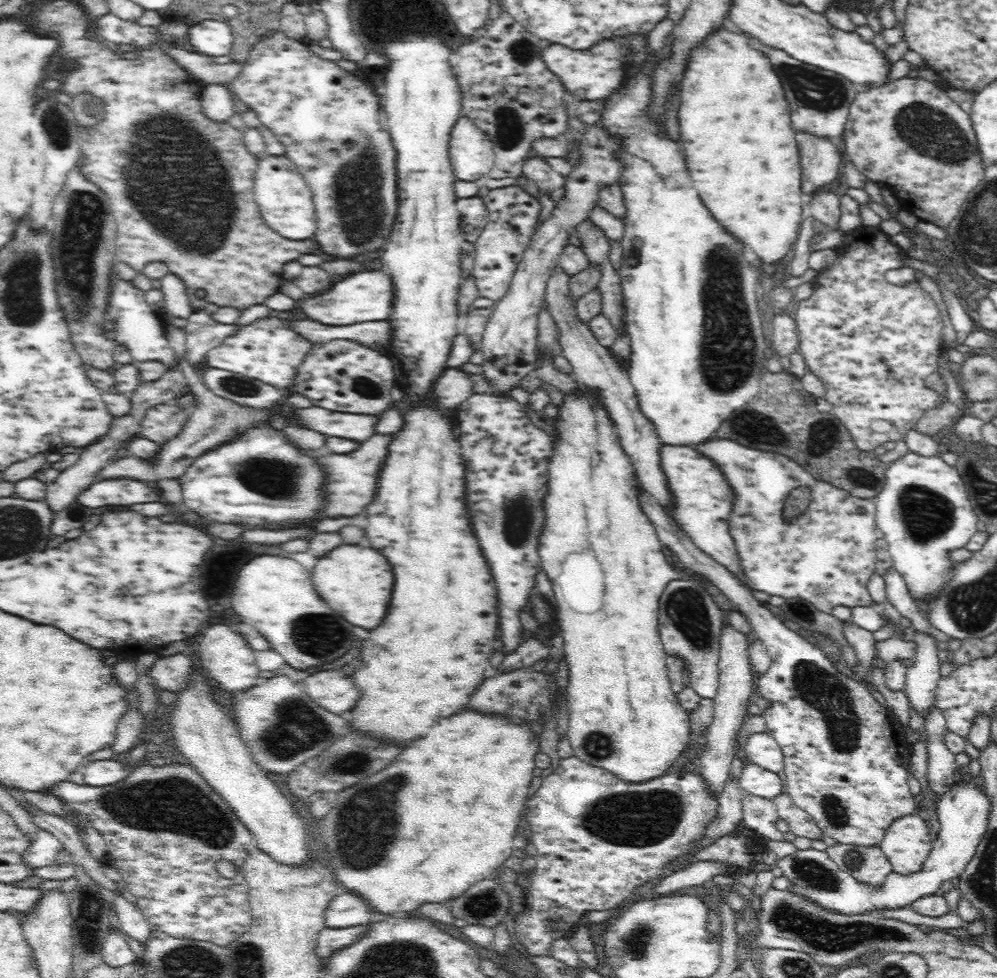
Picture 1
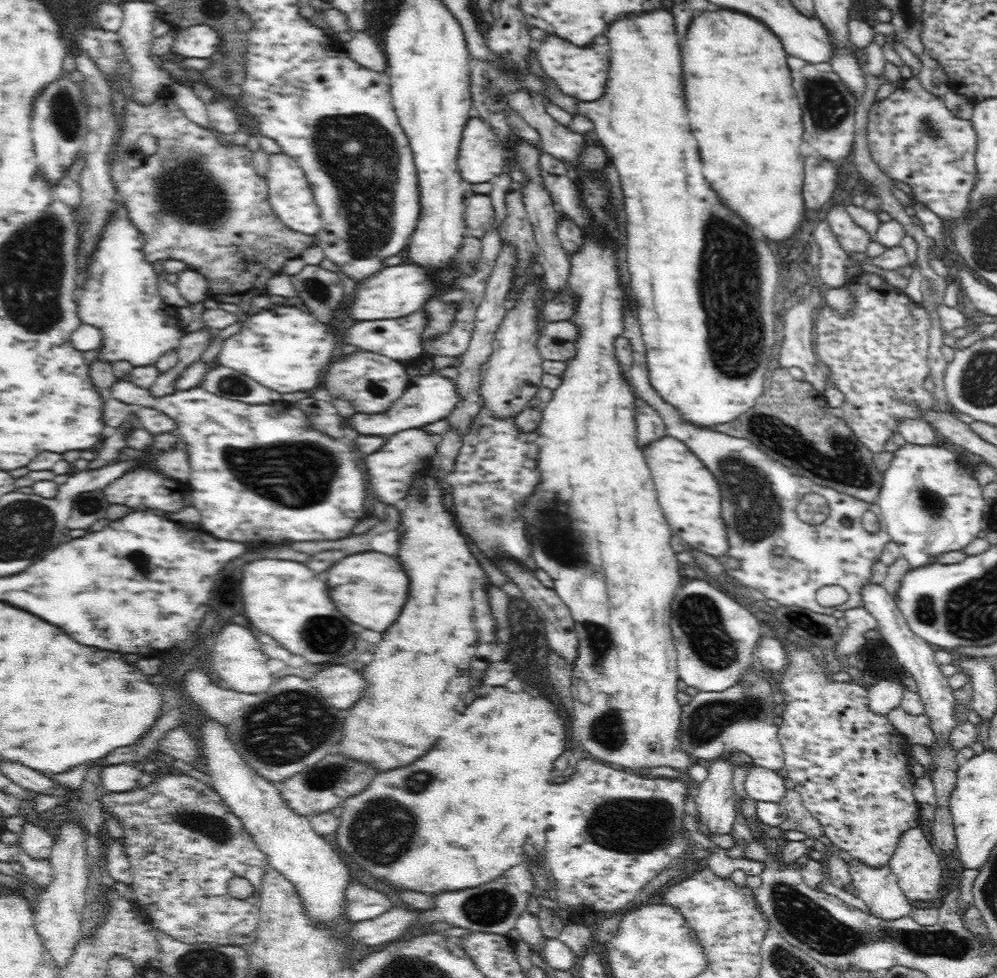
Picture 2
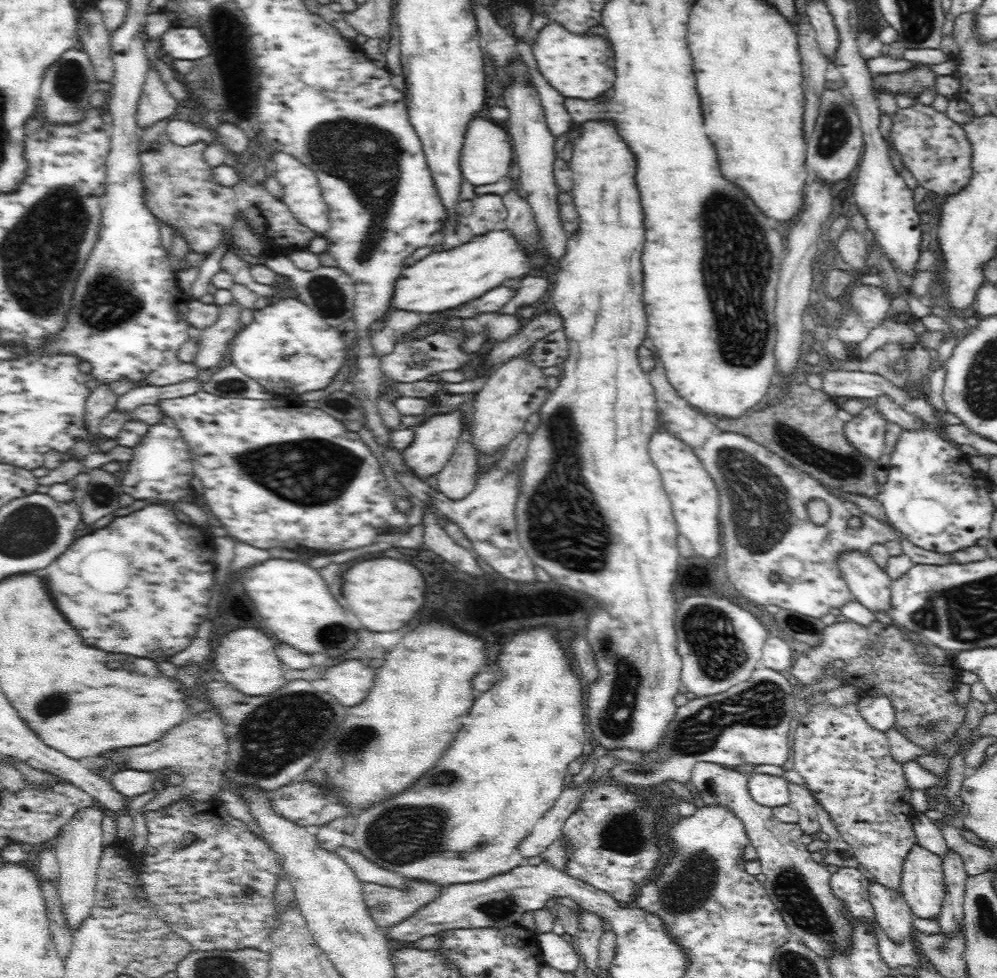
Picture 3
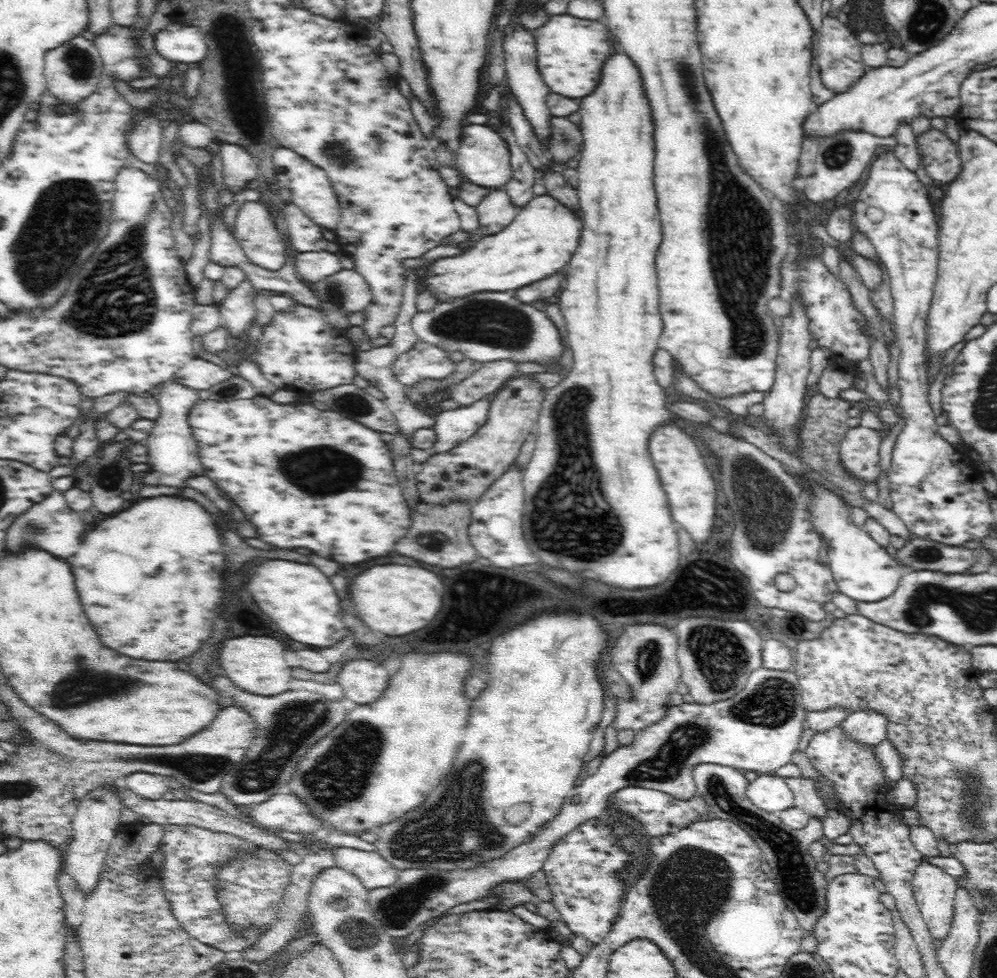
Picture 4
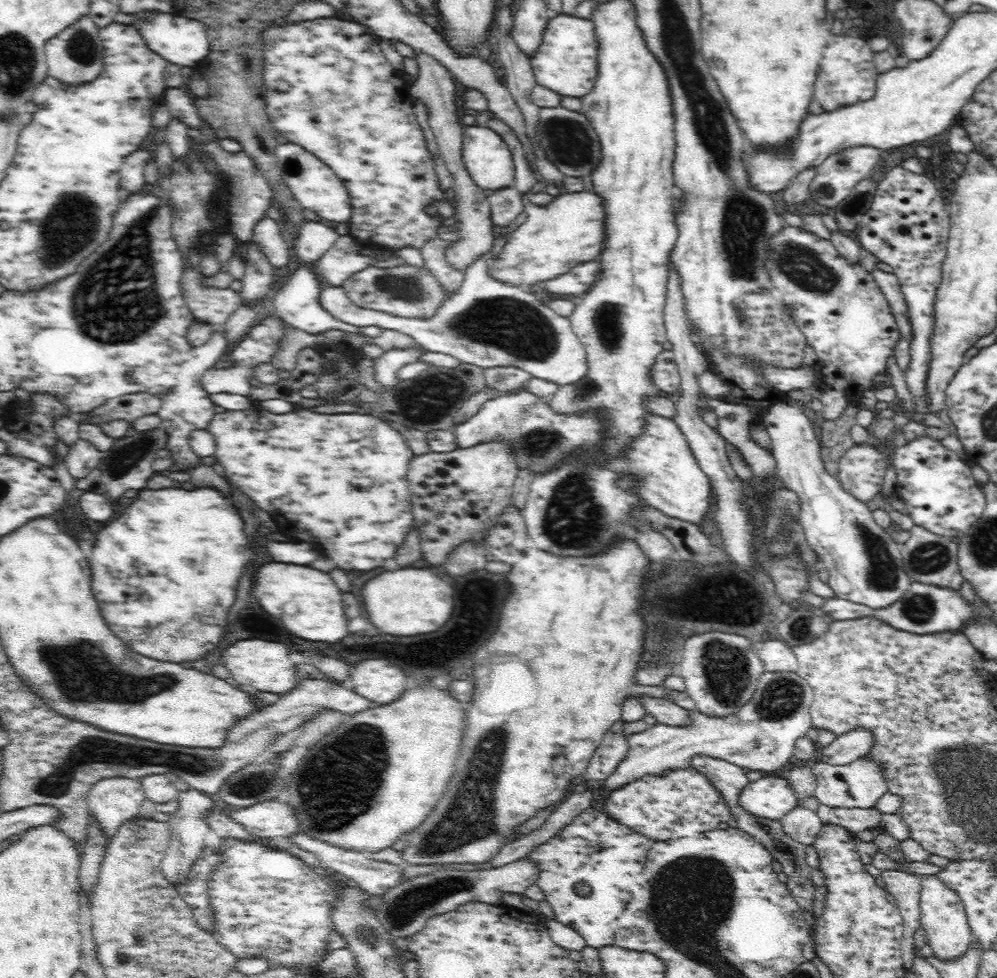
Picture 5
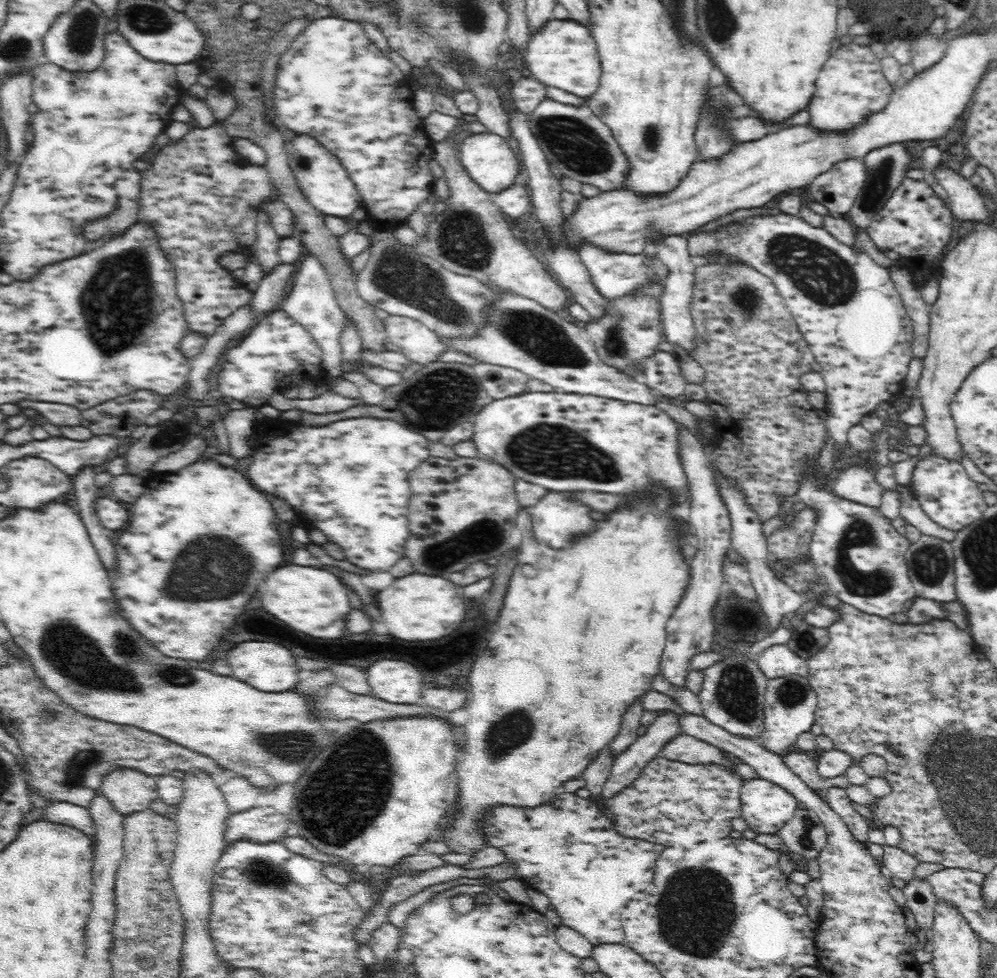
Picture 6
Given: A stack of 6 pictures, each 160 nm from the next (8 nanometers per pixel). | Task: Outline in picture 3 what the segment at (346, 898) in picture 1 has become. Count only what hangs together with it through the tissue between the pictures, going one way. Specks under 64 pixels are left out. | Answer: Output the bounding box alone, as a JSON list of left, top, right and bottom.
[362,878,446,930]

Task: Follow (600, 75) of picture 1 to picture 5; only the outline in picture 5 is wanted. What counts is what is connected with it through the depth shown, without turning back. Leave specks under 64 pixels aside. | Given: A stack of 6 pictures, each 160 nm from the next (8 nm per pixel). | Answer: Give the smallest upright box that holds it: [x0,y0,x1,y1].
[530,13,598,98]

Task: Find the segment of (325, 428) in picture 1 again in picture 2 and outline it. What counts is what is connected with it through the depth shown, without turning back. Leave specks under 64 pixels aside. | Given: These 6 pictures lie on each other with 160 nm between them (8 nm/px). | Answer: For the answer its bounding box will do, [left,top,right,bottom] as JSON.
[352,372,458,436]

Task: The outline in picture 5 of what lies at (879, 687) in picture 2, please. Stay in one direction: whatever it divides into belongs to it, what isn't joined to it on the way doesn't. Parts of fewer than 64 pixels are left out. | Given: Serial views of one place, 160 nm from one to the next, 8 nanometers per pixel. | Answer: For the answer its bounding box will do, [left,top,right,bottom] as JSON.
[820,729,872,766]

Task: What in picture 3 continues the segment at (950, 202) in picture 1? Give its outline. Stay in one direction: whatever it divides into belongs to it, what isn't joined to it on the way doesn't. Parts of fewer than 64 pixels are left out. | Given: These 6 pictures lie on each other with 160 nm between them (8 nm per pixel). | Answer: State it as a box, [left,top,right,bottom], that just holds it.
[892,104,972,196]

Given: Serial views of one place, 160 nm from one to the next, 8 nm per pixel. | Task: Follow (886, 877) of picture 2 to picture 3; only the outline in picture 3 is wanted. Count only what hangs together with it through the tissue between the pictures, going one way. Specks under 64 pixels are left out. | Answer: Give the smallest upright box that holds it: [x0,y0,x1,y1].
[869,881,914,942]

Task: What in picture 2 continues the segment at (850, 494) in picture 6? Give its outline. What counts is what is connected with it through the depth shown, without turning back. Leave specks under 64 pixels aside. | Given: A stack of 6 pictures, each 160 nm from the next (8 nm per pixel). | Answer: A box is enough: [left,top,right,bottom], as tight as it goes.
[813,274,936,453]

